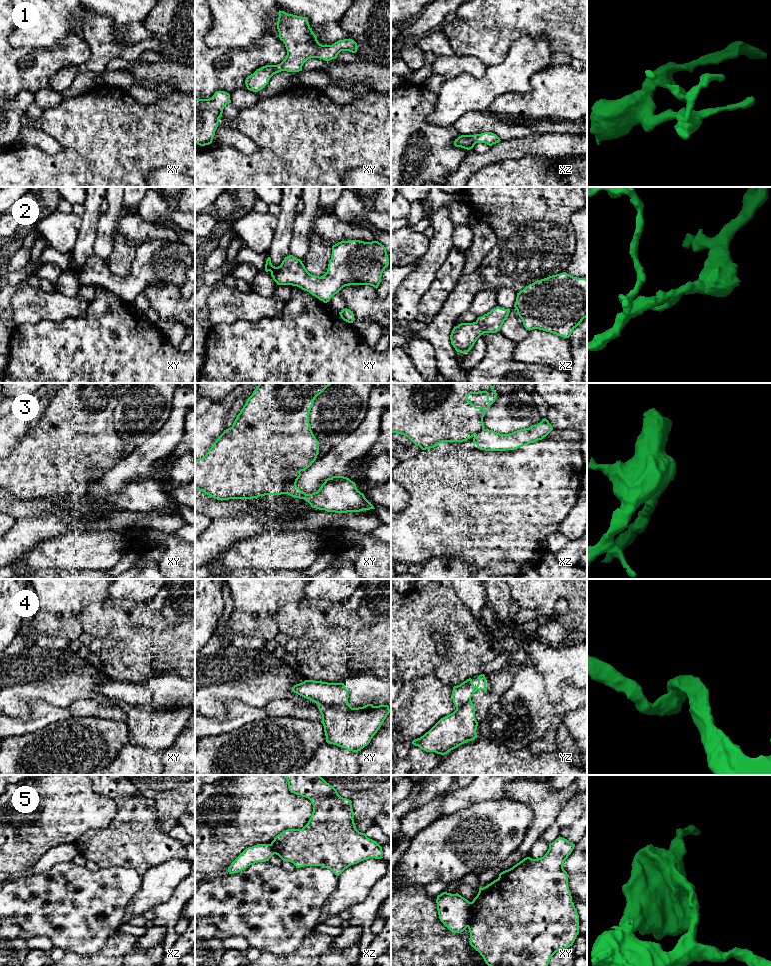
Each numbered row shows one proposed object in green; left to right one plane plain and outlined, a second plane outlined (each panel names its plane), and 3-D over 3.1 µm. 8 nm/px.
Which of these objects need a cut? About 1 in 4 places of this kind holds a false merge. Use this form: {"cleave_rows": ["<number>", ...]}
{"cleave_rows": ["3", "4", "5"]}

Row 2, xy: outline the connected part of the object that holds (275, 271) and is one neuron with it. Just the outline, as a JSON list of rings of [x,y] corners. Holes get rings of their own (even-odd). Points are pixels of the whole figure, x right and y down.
[[[348,240],[332,246],[327,272],[321,277],[310,274],[293,255],[285,257],[278,267],[268,257],[265,271],[271,272],[277,285],[297,286],[327,303],[345,286],[370,285],[377,289],[388,265],[386,248],[378,241]]]

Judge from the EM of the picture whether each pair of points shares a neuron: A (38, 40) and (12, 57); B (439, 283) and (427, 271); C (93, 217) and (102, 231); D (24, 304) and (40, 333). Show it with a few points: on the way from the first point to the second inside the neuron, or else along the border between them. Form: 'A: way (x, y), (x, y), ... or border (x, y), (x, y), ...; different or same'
A: border (10, 43), (16, 47), (52, 47); different
B: border (447, 257), (437, 271), (431, 285), (421, 297); different
C: border (102, 213), (97, 225), (97, 235), (93, 247); different
D: border (58, 321), (39, 320), (14, 327); different

